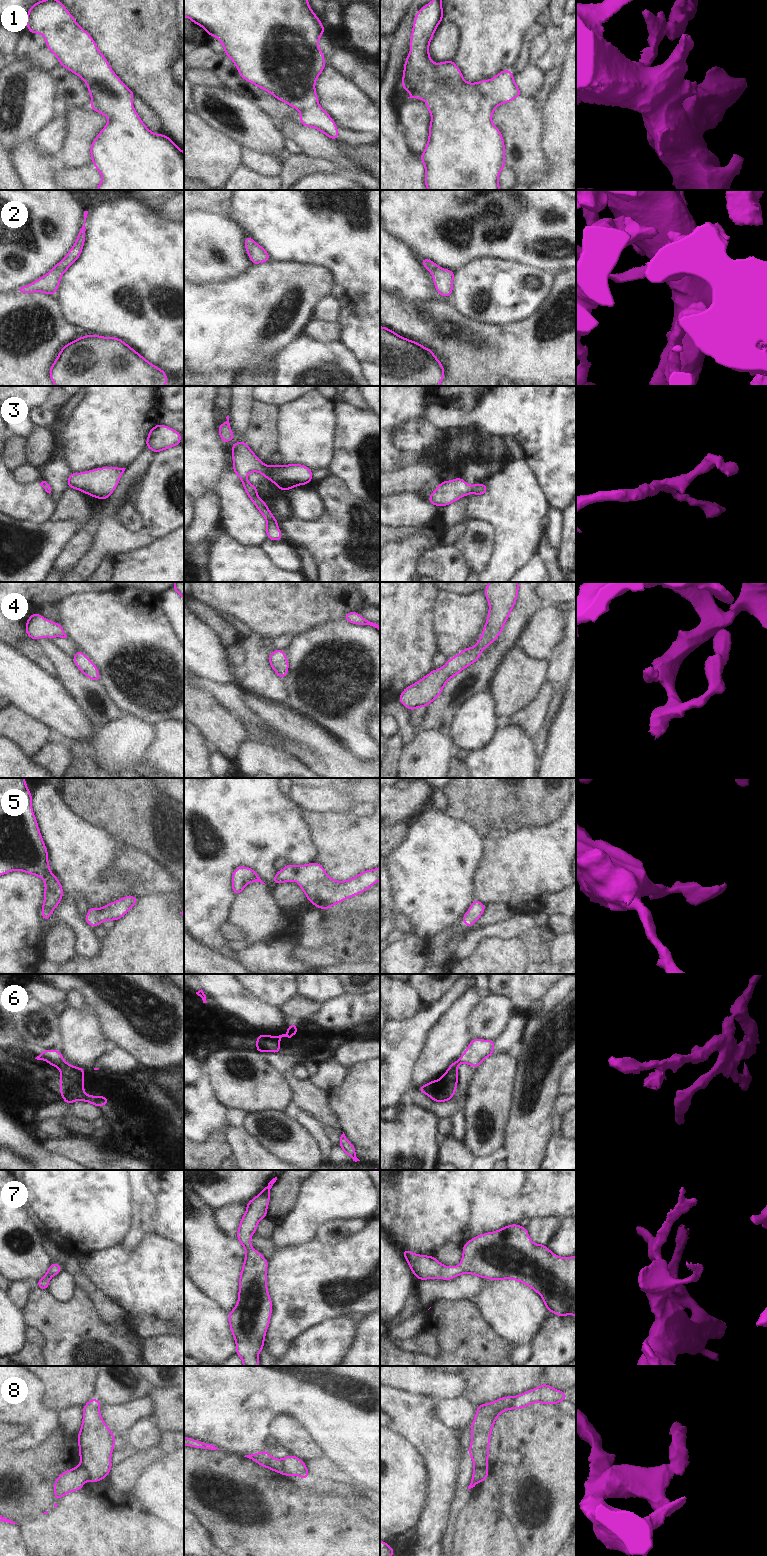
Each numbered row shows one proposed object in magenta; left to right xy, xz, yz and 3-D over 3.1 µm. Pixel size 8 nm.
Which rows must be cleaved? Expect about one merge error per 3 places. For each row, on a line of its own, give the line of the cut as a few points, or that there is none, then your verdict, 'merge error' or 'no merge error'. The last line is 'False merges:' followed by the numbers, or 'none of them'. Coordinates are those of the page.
1: no cut; no merge error
2: no cut; no merge error
3: no cut; no merge error
4: no cut; no merge error
5: no cut; no merge error
6: cut in xy along (83, 1073), (62, 1073), (60, 1075); merge error
7: no cut; no merge error
8: cut in xy along (79, 1465), (87, 1472), (89, 1479); merge error
False merges: 6, 8

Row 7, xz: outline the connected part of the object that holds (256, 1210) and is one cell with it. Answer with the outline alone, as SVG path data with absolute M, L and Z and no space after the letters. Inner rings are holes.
M277 1177L273 1178L256 1197L246 1203L247 1209L237 1230L237 1239L246 1250L246 1257L239 1277L238 1302L234 1309L228 1313L228 1320L236 1342L236 1354L242 1359L244 1366L260 1366L258 1354L264 1348L264 1339L273 1309L272 1300L268 1294L268 1286L266 1284L268 1260L259 1251L252 1248L251 1237L256 1232L258 1222L267 1217L270 1189L276 1180Z

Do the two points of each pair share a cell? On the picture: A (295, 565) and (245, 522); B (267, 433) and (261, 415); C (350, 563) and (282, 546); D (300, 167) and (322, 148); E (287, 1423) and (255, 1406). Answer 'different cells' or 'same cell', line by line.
A: different cells
B: same cell
C: different cells
D: different cells
E: different cells

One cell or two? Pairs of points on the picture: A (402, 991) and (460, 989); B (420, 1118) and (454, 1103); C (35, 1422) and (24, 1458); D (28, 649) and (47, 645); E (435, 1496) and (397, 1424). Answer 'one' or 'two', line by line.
A: two
B: two
C: two
D: two
E: one

